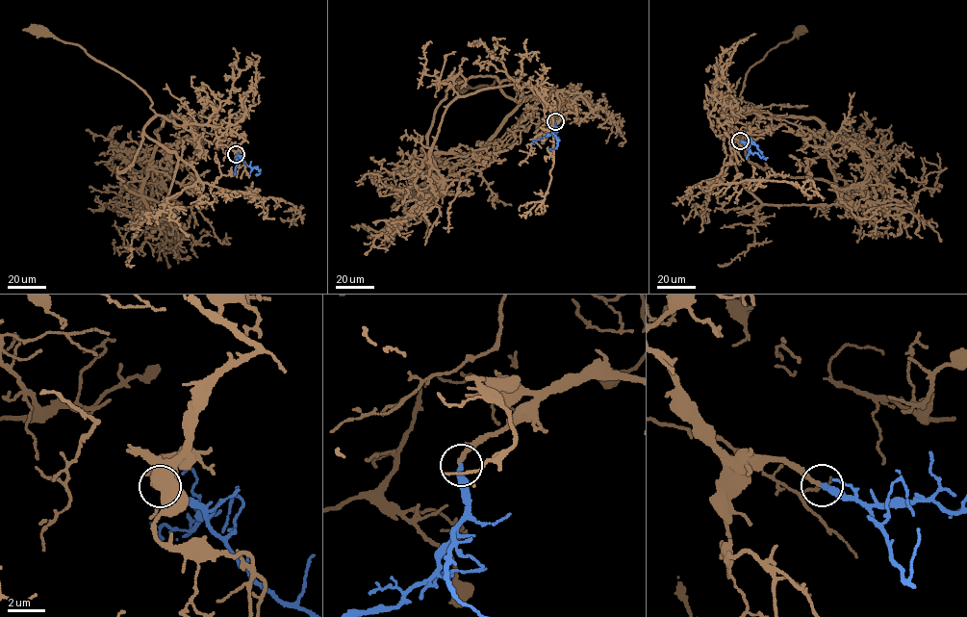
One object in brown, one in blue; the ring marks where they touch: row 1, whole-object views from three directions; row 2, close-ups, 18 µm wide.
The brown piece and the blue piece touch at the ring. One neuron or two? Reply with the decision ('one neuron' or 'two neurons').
one neuron

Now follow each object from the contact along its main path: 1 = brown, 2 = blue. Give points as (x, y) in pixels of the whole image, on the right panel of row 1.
1: (740, 141), (728, 137), (718, 118), (742, 118), (755, 110), (741, 97), (746, 74), (799, 29)
2: (740, 141), (750, 152), (762, 156)

